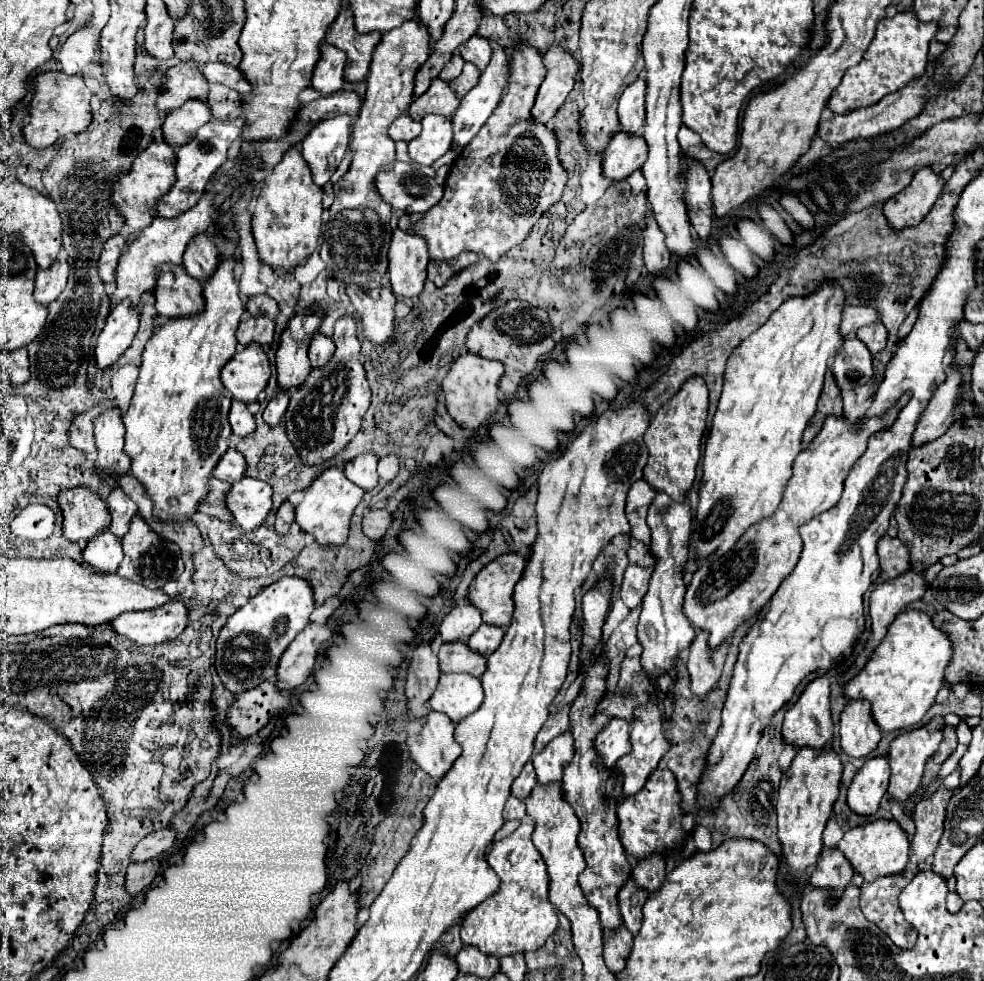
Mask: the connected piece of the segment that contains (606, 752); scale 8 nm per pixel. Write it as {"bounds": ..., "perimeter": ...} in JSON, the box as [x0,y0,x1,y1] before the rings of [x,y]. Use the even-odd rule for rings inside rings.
{"bounds":[595,718,631,768],"perimeter":[[[613,718],[595,738],[595,750],[605,764],[605,768],[613,768],[615,762],[631,752],[629,744],[629,724],[625,720]]]}

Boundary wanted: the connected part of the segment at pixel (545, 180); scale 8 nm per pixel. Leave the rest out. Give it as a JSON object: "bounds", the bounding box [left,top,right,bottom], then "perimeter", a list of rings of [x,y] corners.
{"bounds":[399,44,567,262],"perimeter":[[[519,44],[513,52],[511,64],[511,82],[507,94],[501,98],[493,116],[483,124],[479,134],[465,146],[461,156],[453,162],[451,172],[445,180],[445,196],[433,206],[433,210],[425,212],[419,222],[411,222],[411,214],[403,214],[399,218],[399,228],[405,232],[415,232],[415,236],[423,236],[429,246],[431,260],[453,260],[461,252],[477,252],[479,256],[497,262],[507,256],[507,252],[527,240],[533,226],[541,220],[541,216],[561,200],[567,184],[567,170],[559,160],[559,140],[553,130],[545,124],[533,120],[531,108],[537,96],[537,88],[545,78],[543,58],[535,48]]]}

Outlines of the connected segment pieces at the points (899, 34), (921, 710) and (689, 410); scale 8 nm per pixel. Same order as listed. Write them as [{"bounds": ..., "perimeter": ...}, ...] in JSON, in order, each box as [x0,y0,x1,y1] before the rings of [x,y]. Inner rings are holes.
[{"bounds":[827,12,939,114],"perimeter":[[[899,12],[893,18],[883,18],[877,24],[875,38],[869,44],[863,60],[845,72],[841,84],[829,98],[827,108],[835,114],[847,114],[851,110],[877,104],[883,96],[905,88],[911,80],[921,78],[929,64],[929,40],[937,34],[937,28],[939,24],[935,20],[917,20],[915,12]]]},{"bounds":[843,610,953,732],"perimeter":[[[905,610],[889,626],[887,636],[875,648],[867,666],[845,686],[843,694],[849,700],[867,698],[871,702],[871,708],[873,708],[873,718],[881,730],[891,732],[891,730],[909,728],[909,726],[919,724],[921,718],[927,714],[927,710],[935,704],[935,696],[945,682],[945,668],[949,666],[951,658],[953,658],[953,644],[945,632],[935,628],[931,616],[923,610]]]},{"bounds":[643,378,709,502],"perimeter":[[[703,378],[687,380],[683,388],[667,404],[663,404],[661,410],[651,418],[651,424],[645,432],[649,460],[647,466],[643,468],[643,478],[657,492],[665,492],[677,502],[687,500],[687,492],[691,490],[697,476],[697,464],[701,458],[701,438],[705,434],[709,406],[707,394],[709,392]]]}]

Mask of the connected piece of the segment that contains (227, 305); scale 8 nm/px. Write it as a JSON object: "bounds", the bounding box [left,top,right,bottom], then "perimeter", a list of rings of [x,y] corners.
{"bounds":[123,244,243,522],"perimeter":[[[223,244],[221,266],[203,286],[205,312],[169,320],[147,342],[135,396],[123,416],[131,474],[143,484],[153,500],[153,514],[161,520],[191,522],[201,500],[205,500],[205,492],[209,492],[213,466],[229,448],[227,414],[233,396],[225,392],[219,372],[237,352],[235,334],[243,314],[233,250],[231,244]]]}

